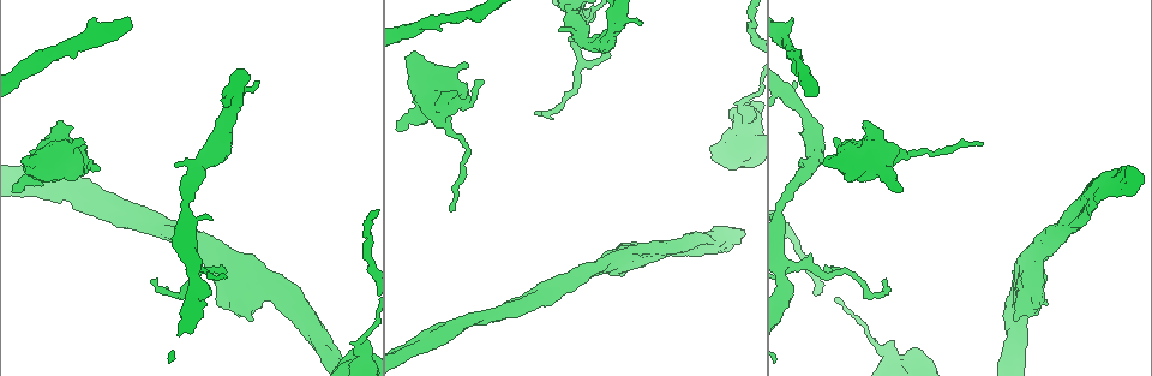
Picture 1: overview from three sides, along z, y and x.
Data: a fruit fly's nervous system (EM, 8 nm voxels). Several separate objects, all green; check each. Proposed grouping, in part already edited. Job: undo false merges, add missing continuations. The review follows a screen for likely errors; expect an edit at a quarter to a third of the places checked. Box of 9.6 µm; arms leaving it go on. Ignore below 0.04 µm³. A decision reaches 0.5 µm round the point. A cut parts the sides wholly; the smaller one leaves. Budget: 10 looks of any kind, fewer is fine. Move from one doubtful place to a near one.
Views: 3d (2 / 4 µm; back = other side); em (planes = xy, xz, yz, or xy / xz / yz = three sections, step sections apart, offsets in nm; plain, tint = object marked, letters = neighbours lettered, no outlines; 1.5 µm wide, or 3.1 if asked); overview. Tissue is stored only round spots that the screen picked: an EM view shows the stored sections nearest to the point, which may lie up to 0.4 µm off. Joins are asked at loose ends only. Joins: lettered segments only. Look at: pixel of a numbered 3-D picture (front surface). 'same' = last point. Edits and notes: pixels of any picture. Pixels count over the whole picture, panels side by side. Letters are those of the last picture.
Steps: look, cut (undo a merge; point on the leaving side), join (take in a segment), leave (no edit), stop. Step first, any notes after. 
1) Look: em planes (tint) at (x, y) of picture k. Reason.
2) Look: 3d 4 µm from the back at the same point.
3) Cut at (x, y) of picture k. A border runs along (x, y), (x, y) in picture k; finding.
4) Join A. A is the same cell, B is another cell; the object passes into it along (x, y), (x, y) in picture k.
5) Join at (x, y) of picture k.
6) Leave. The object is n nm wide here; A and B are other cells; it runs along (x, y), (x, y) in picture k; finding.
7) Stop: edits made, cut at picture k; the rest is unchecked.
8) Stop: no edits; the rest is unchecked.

Look: 3d 4 µm at (640, 22) of picture 1. Tapers out.

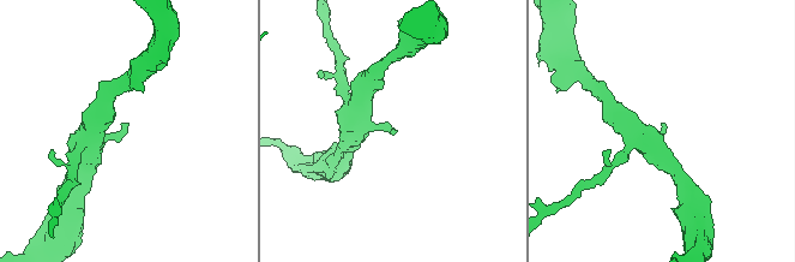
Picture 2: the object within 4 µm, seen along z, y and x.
Look: em xy step 8 (letters) at (128, 123) of picture 2.

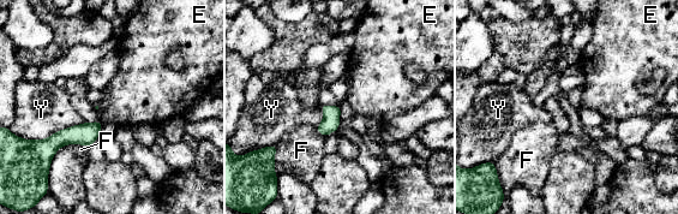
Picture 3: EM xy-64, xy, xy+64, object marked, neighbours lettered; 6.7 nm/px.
Look: em planes (letters) at the same point. Cut it another way.

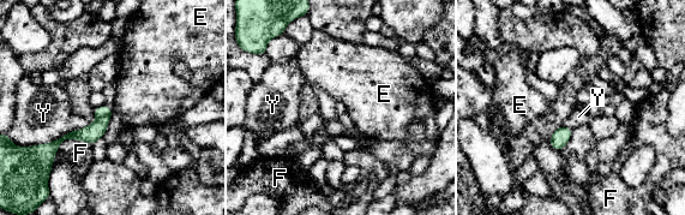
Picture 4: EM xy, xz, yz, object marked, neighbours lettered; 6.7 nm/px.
Leave. The object is 100 nm wide here; E, F and Y are other cells; a border runs along (106, 106), (110, 108), (112, 113) in picture 4; none of them fits.

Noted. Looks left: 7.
Look: em planes (letters) at (823, 162) of picture 1.

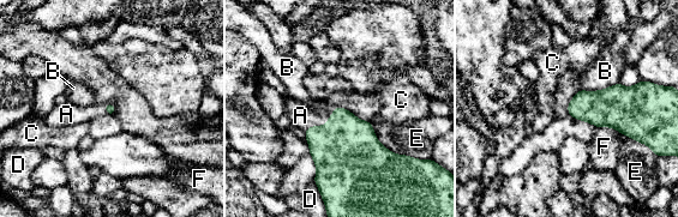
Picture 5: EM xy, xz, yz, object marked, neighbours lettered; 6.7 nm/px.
Join A. A is the same cell, B, C, D, E and F are other cells; the object passes into it along (347, 154), (322, 126), (300, 115) in picture 5; it goes on there.

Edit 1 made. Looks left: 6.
Look: 3d 4 µm at (471, 96) of picture 1.

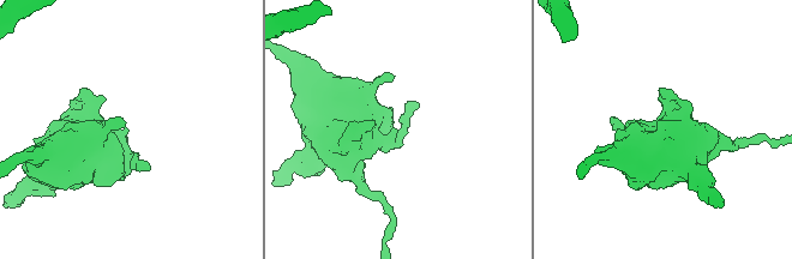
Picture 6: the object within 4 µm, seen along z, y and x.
Look: em xz step 4 (letters) at (128, 130) of picture 6.

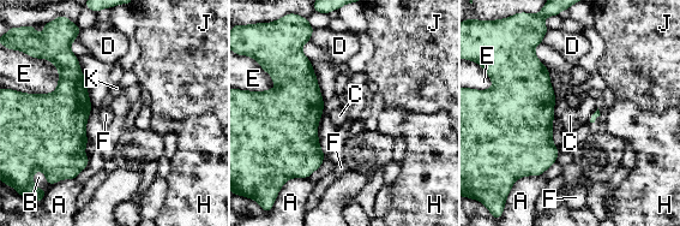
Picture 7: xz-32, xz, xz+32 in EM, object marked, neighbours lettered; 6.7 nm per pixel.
Look: em planes (letters) at the same point. Another direction.

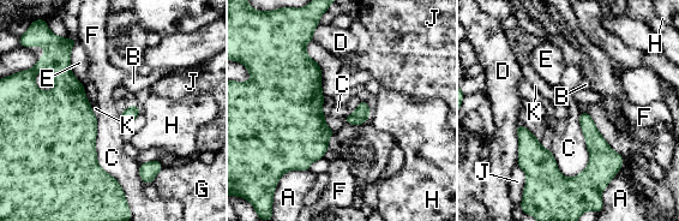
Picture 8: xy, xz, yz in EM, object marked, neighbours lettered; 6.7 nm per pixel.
Leave. A, B, C, D, E, F, G, H, J and K are other cells; a border runs along (371, 112), (368, 115) in picture 8; none of them fits.

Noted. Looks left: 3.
Look: em planes (letters) at (224, 273) of picture 1. An open end.

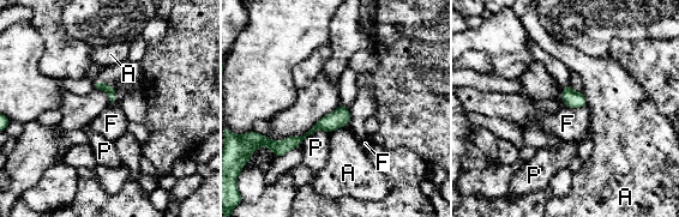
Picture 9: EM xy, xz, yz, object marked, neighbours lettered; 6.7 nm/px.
Leave. A, F and P are other cells; it runs along (346, 110), (298, 140), (283, 144) in picture 9; none of them fits.

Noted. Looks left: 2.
Stop: edits made, join at picture 5; the rest is unchecked.

